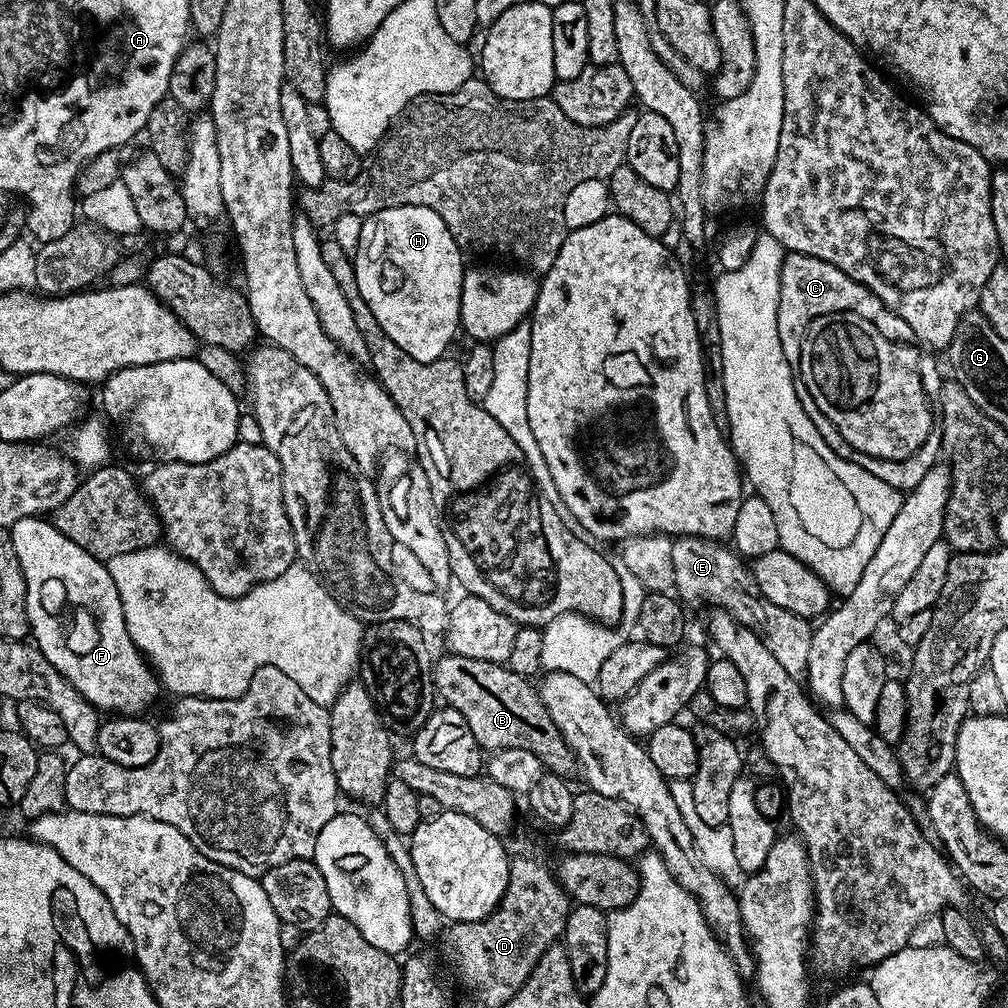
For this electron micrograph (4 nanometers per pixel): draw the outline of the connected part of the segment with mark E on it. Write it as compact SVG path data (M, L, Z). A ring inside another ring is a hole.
M678 536L672 541L672 556L676 583L674 592L681 601L691 605L705 600L713 604L713 609L728 612L764 641L766 650L778 658L786 674L800 678L807 673L813 625L803 616L782 610L782 606L774 606L770 598L760 593L751 567L727 543L701 536Z

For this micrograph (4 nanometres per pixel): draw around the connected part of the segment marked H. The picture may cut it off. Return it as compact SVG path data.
M398 206L373 212L364 220L364 233L354 253L358 290L366 298L366 306L378 318L378 326L410 358L418 362L434 362L452 344L460 328L460 299L466 265L462 250L454 242L446 222L426 206Z

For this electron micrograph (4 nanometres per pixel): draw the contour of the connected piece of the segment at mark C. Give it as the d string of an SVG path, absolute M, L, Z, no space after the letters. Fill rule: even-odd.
M788 252L784 257L782 270L780 271L778 338L782 342L782 354L786 354L786 362L791 368L796 364L798 342L800 342L800 334L802 334L802 328L804 328L806 320L814 314L826 312L826 310L856 312L858 316L864 318L866 324L870 324L884 338L900 340L910 350L916 350L916 356L920 360L924 358L924 380L926 380L928 392L932 392L934 396L940 396L942 379L940 380L940 372L936 369L935 355L921 344L919 338L914 334L914 330L910 330L906 321L895 316L870 289L854 282L854 278L842 274L842 270L830 266L830 262L822 262L818 258L807 256L801 252Z

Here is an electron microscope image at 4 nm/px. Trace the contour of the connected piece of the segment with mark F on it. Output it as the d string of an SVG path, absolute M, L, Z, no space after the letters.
M39 515L22 518L20 521L14 522L10 531L14 542L14 554L18 554L18 562L22 566L22 574L26 582L26 610L28 611L30 636L41 654L50 662L50 666L54 666L54 670L61 672L71 682L74 690L78 690L78 694L82 694L82 698L89 700L98 710L103 710L105 713L108 711L108 714L143 713L143 708L150 707L155 702L156 695L162 692L162 685L160 677L152 671L152 665L140 653L138 646L134 646L134 642L126 630L126 618L122 614L122 598L118 598L118 586L114 586L114 578L110 578L107 563L86 554L86 550L82 550L82 546L70 542L70 538L66 538L66 534L62 534L56 529L55 523L51 519L41 518Z

